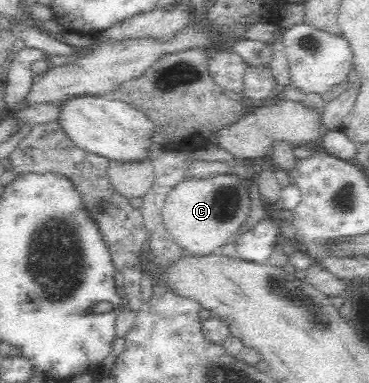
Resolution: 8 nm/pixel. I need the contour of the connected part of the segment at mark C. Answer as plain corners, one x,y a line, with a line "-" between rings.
218,174
217,176
205,180
185,180
177,184
162,208
163,222
167,234
173,239
176,245
179,245
187,253
195,256
211,255
221,251
221,248
227,244
227,240
241,228
241,225
250,212
249,189
243,186
235,175

